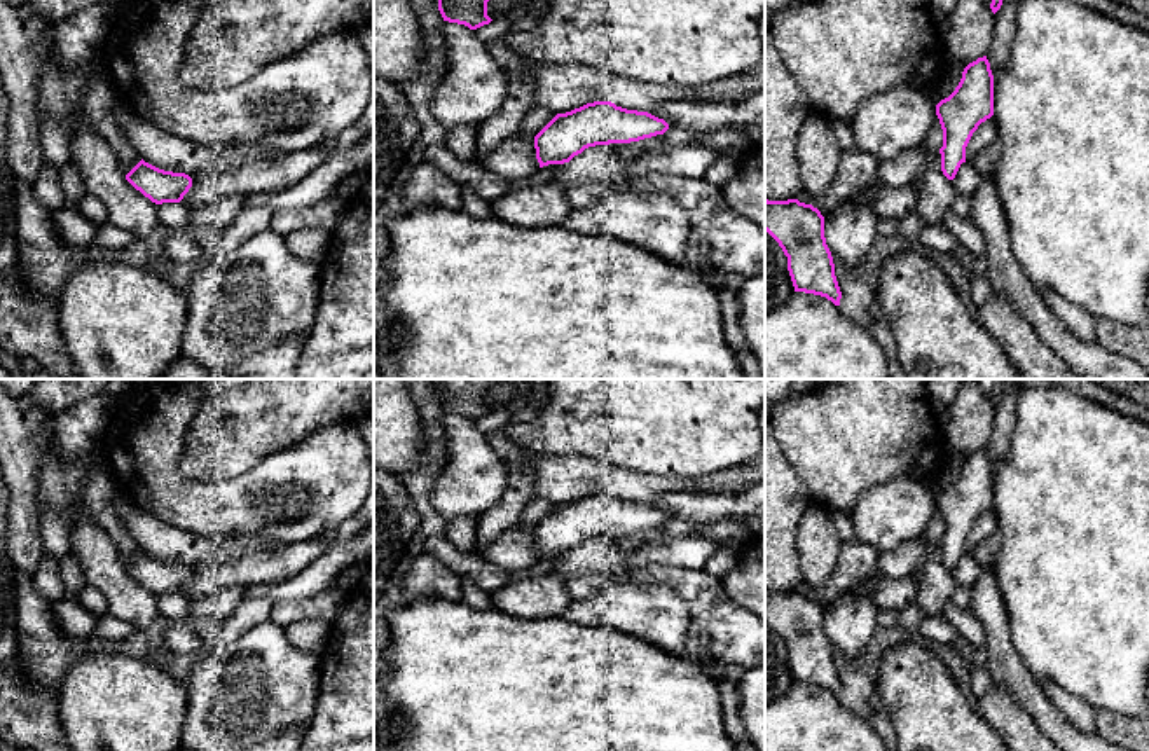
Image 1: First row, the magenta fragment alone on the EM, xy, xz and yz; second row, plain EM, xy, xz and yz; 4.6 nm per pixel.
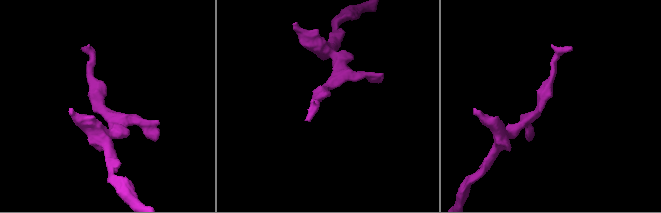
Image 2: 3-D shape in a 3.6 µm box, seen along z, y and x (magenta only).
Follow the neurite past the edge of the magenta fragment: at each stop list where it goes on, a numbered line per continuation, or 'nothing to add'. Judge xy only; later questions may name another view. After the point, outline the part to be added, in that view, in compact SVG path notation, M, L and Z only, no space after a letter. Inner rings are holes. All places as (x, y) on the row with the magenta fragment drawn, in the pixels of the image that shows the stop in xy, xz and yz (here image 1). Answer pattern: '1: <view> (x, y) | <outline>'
nothing to add

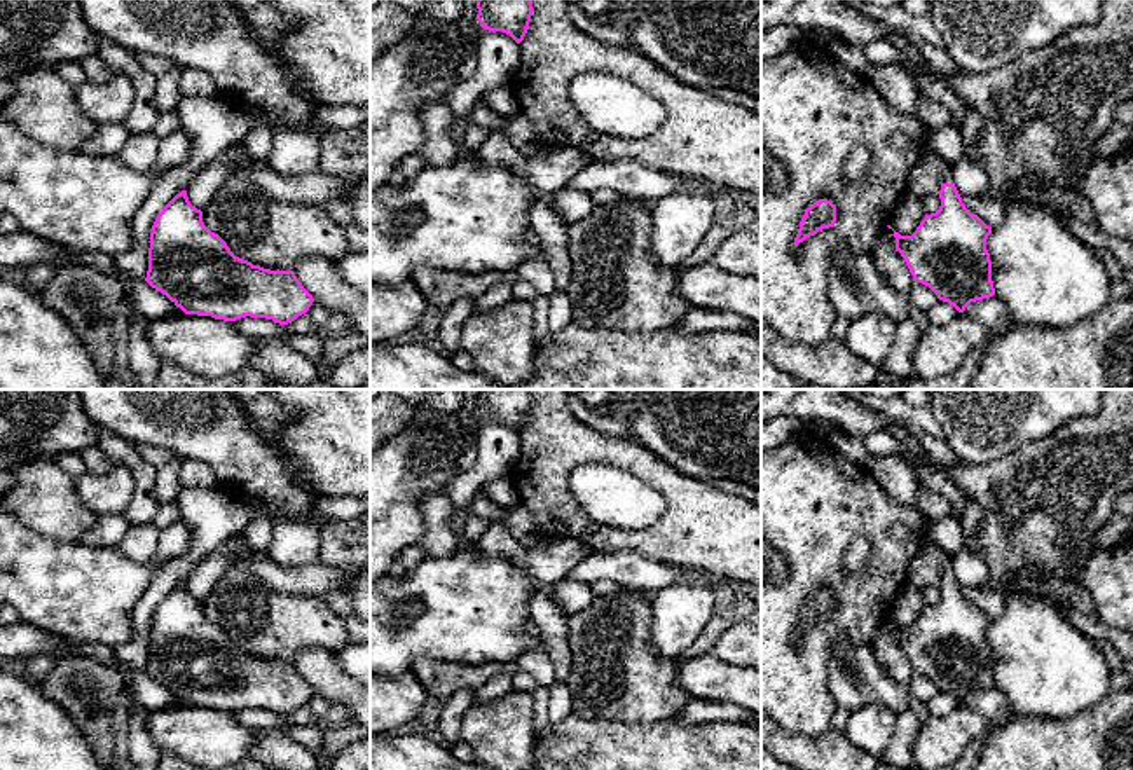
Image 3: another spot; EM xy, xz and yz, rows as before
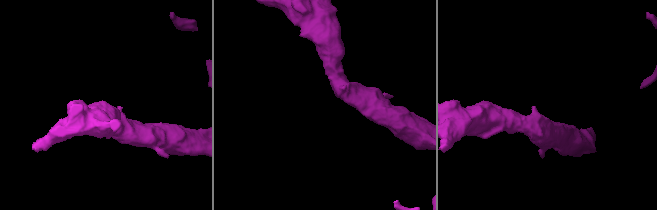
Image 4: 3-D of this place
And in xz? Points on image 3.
nothing to add

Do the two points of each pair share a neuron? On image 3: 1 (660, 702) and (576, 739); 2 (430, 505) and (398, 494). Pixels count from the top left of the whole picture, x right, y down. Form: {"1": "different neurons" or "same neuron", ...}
{"1": "different neurons", "2": "different neurons"}

